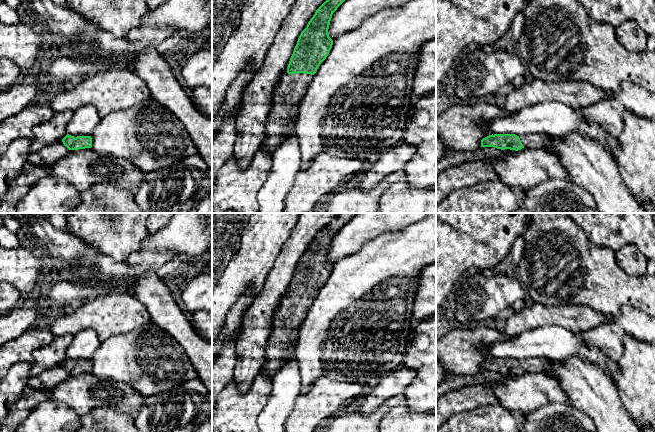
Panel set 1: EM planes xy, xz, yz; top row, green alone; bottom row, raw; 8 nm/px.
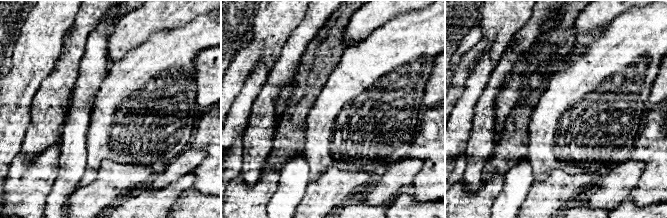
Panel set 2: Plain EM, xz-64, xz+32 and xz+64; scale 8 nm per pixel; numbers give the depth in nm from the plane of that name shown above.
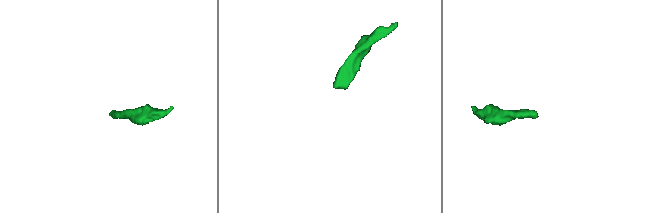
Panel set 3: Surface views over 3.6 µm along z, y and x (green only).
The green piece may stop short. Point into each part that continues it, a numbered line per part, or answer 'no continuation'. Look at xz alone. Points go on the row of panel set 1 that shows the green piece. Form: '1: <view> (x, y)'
1: xz (281, 121)

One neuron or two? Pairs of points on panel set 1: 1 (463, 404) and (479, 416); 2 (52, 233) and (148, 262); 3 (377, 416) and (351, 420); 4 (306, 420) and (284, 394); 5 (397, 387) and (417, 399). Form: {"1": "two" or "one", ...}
{"1": "two", "2": "one", "3": "one", "4": "two", "5": "two"}

